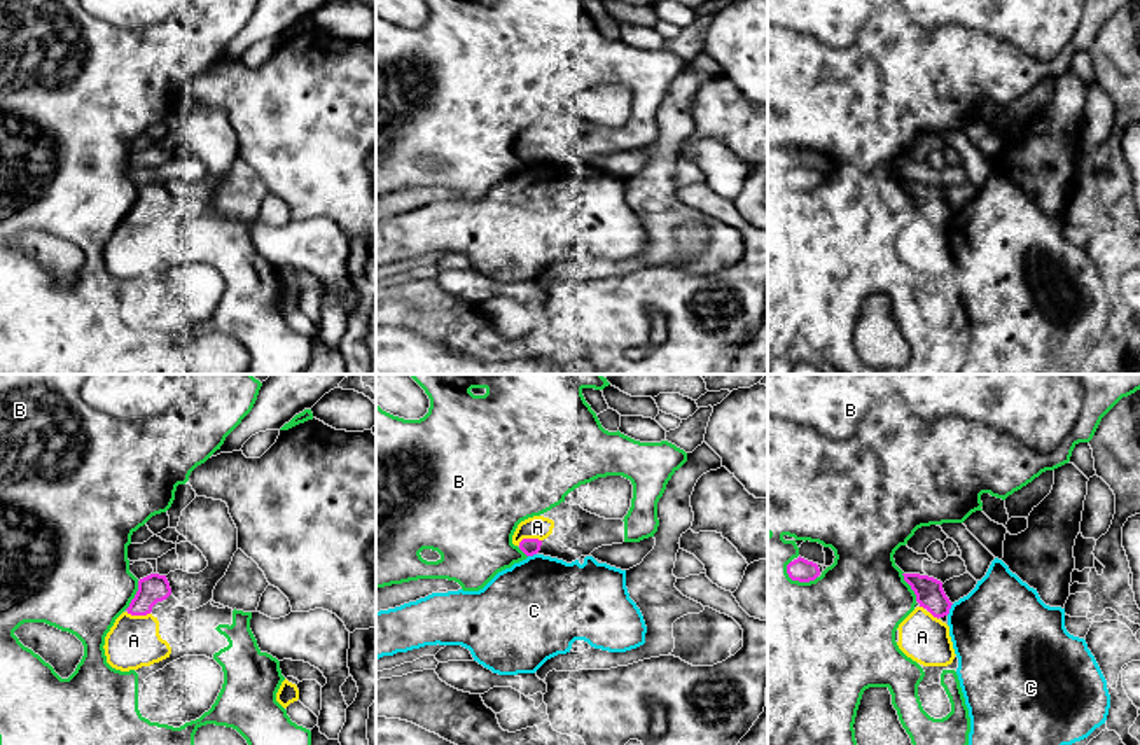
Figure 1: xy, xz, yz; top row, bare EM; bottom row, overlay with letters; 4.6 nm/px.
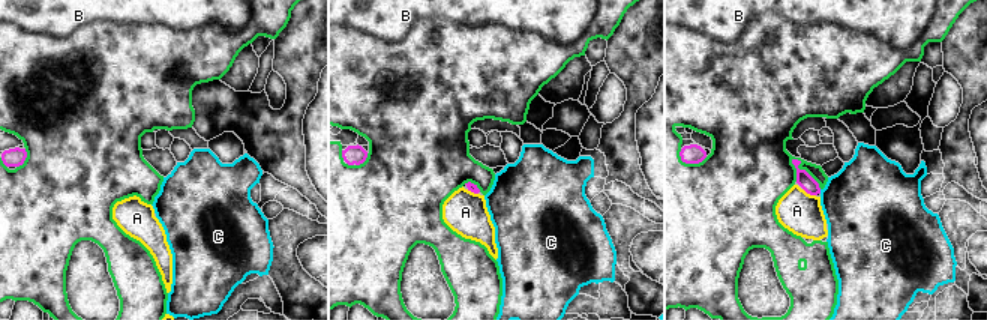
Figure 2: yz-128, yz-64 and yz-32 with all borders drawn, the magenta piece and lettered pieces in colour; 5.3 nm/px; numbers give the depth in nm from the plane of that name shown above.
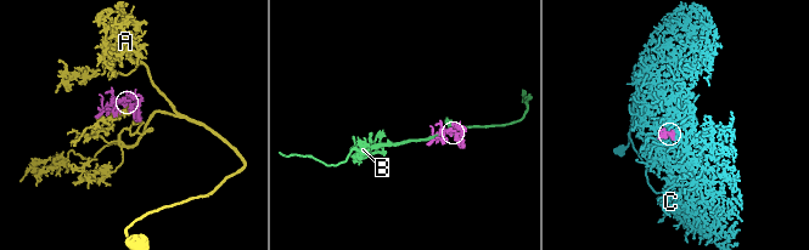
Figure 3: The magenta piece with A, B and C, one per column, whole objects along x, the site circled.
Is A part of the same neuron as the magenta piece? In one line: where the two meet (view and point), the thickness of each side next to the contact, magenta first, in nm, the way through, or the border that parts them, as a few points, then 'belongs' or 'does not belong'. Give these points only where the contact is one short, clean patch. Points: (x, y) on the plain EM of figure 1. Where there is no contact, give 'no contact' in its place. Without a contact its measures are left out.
xz (528, 147) | 80/110 nm | across xz (528, 154), (528, 147), (537, 135) | belongs

